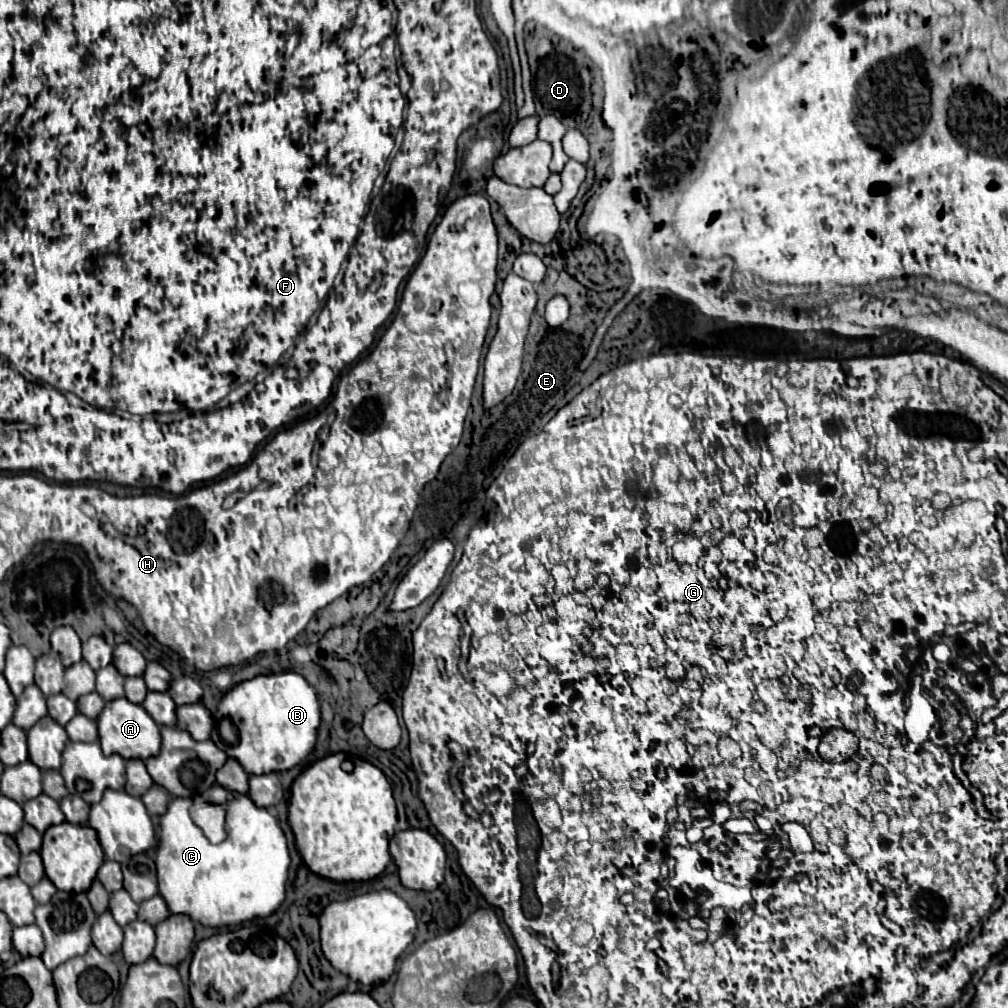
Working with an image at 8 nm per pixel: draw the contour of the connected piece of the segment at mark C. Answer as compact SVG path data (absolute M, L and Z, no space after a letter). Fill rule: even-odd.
M212 786L204 798L226 806L226 840L210 844L204 832L192 822L192 798L174 798L160 816L160 844L156 852L158 888L170 912L186 914L202 926L236 926L252 918L266 918L284 900L290 854L286 836L266 808L258 808L248 794L234 794Z

